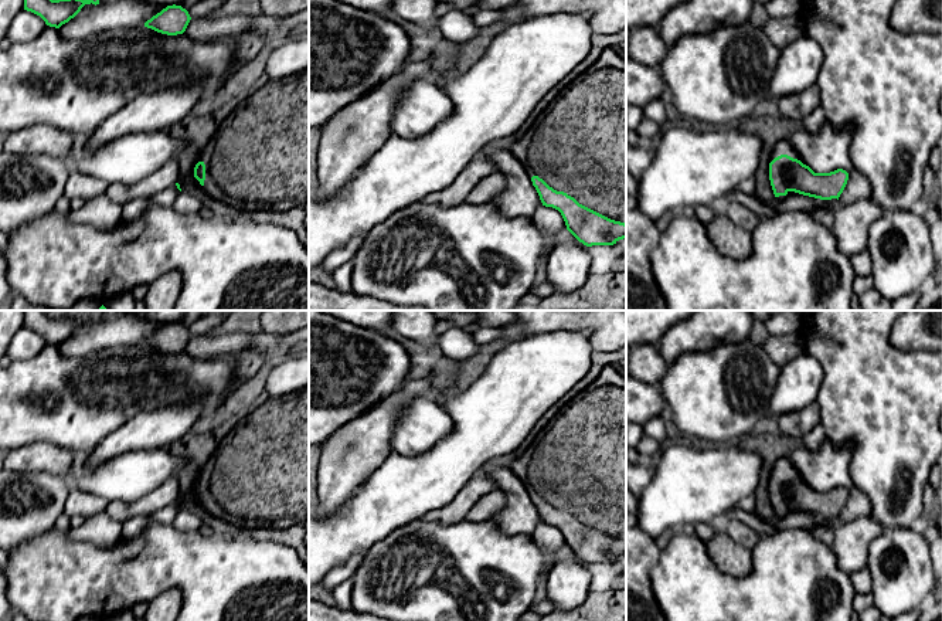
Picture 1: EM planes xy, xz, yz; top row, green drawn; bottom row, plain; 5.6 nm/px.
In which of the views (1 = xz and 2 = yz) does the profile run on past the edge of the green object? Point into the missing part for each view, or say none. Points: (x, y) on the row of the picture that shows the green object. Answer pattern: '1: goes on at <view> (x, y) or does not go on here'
1: does not go on here
2: does not go on here

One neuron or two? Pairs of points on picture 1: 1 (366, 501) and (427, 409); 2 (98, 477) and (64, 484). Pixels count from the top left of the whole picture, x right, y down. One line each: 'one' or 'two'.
1: two
2: two

